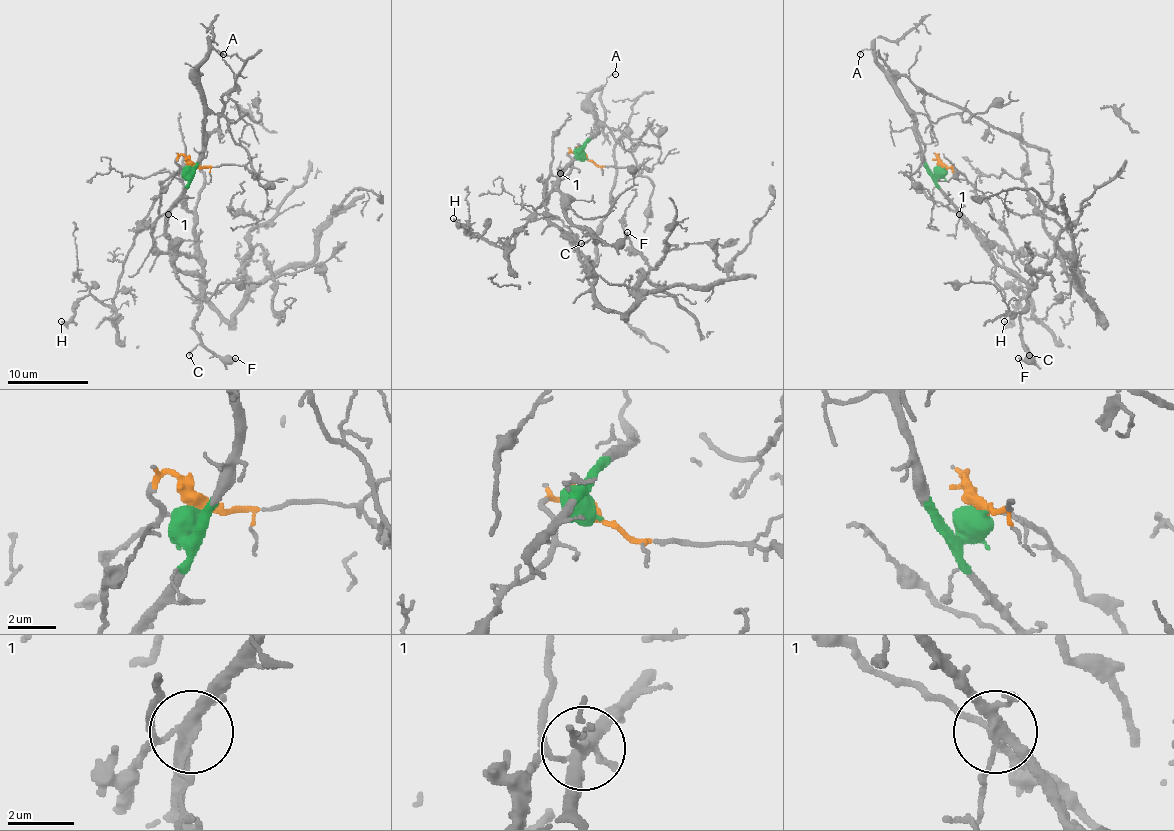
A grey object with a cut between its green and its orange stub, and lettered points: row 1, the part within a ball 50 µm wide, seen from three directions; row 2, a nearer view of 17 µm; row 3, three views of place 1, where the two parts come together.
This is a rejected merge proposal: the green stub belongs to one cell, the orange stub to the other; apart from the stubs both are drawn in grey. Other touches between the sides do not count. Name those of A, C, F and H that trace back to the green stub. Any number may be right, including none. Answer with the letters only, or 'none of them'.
A, C, F

